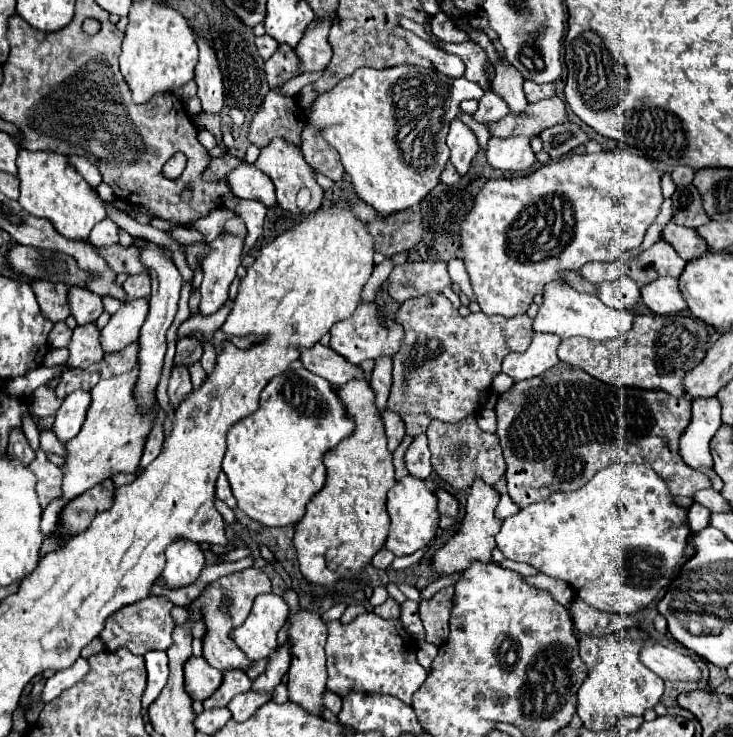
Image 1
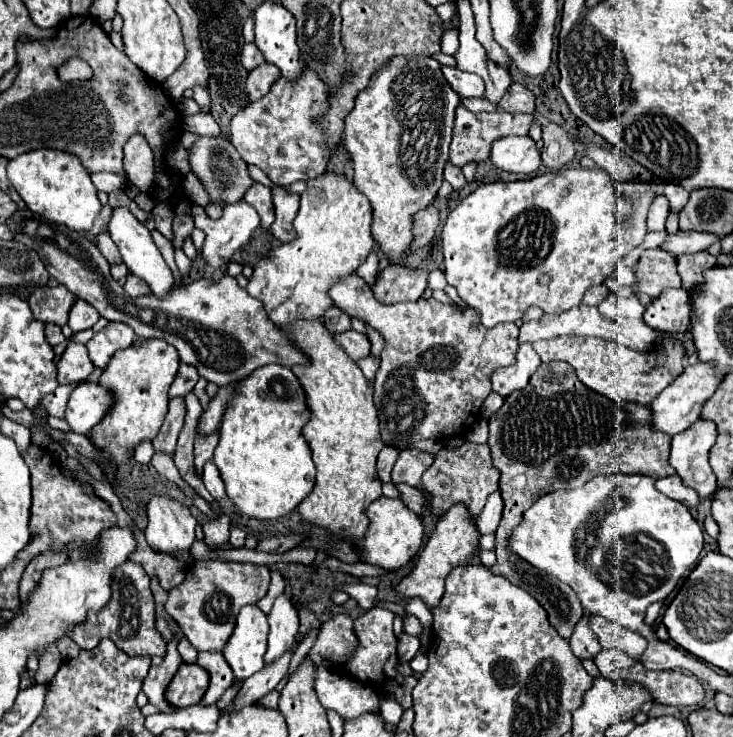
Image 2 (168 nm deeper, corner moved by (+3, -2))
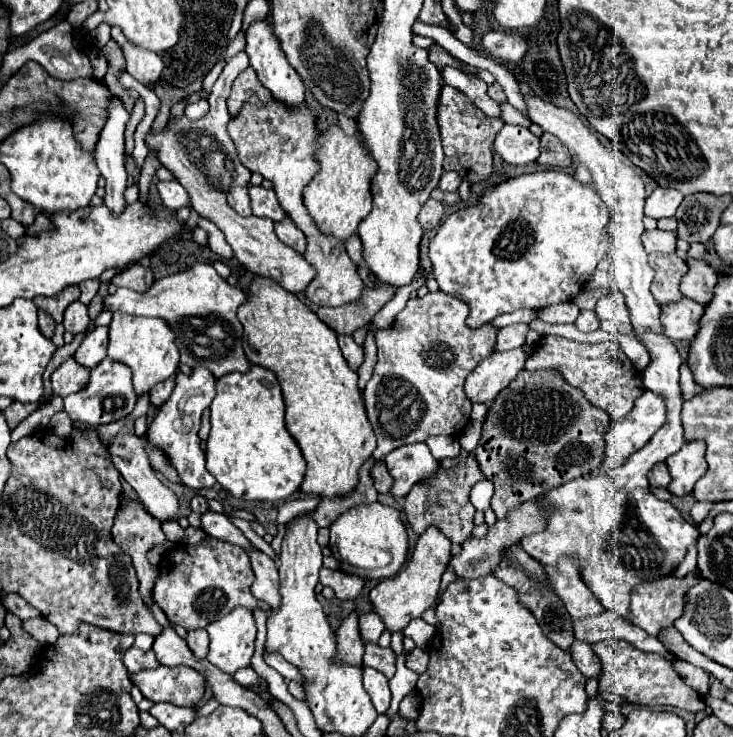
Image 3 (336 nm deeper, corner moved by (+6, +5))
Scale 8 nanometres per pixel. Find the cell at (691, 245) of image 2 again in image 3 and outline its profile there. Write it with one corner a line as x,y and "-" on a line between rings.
649,230
643,236
643,246
647,252
677,252
677,230
667,232
667,230

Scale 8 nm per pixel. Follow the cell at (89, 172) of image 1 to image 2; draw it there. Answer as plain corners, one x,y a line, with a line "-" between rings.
96,173
96,175
92,175
92,183
96,185
98,191
104,191
104,193
126,187
126,181
120,175
114,175
114,173

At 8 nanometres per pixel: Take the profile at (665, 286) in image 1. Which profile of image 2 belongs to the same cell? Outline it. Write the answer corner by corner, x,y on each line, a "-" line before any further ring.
682,287
666,289
662,297
654,299
646,307
642,319
656,331
676,335
690,331
690,311
692,311
690,293
686,293

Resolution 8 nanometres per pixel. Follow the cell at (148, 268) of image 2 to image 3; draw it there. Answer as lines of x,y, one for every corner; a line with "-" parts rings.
113,98
109,104
109,118
99,136
95,148
95,162
105,176
105,206
111,210
113,216
123,214
127,208
125,202
125,186
127,186
127,172
123,166
123,152
125,152
125,124
129,120
127,110
123,108
119,98

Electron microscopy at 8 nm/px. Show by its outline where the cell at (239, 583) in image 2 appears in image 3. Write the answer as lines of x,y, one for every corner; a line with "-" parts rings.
207,538
199,546
181,544
175,552
167,552
159,564
159,576
153,588
155,602
163,608
173,624
187,630
205,628
219,614
228,614
235,606
245,606
254,611
257,606
269,610
251,594
253,578
249,554
235,544

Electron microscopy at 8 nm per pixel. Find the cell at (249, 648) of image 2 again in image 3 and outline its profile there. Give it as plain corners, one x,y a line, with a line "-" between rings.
245,606
233,608
227,616
207,626
211,644
207,660
219,666
227,674
235,674
239,668
251,666
255,652
255,618

